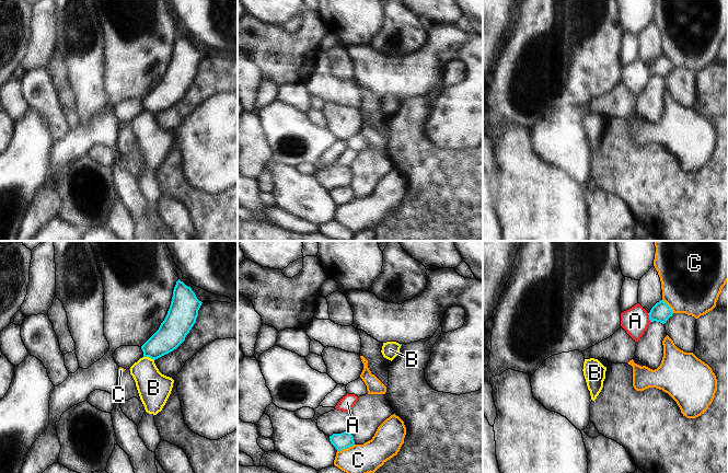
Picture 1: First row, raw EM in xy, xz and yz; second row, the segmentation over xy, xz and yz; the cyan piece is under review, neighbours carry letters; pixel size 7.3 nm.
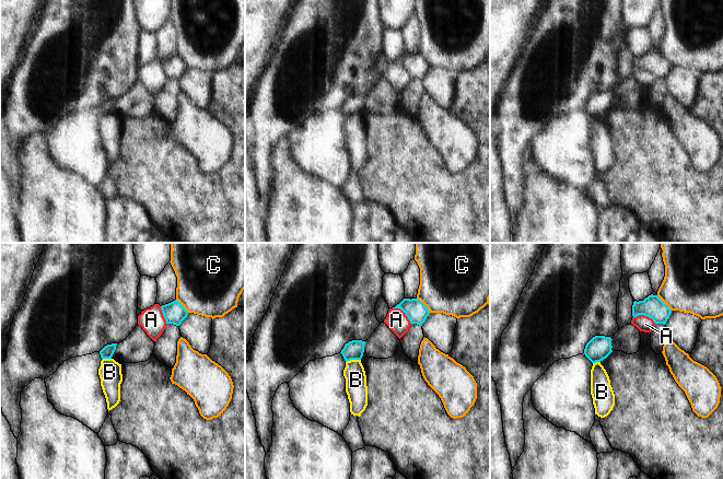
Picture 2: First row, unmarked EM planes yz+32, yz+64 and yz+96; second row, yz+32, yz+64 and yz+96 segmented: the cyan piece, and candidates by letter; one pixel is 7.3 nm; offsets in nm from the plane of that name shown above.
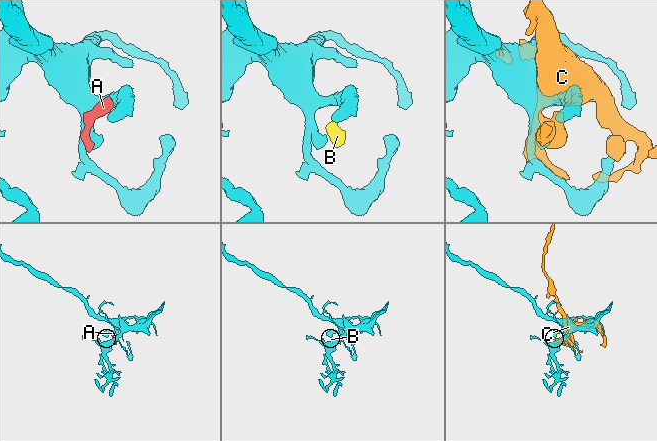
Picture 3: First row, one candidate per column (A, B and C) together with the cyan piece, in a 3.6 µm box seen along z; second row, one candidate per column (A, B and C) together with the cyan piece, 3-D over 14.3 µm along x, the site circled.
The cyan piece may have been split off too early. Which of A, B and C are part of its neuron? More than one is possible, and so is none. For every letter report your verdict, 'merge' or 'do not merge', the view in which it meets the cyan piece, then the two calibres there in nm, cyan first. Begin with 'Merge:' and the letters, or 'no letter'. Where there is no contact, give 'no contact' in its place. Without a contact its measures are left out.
Merge: no letter
A: do not merge; meets cyan in yz; 140 nm thick on the cyan side, 200 nm on the other
B: do not merge; meets cyan in xy; 200 nm thick on the cyan side, 240 nm on the other
C: do not merge; meets cyan in xz; 120 nm thick on the cyan side, 220 nm on the other

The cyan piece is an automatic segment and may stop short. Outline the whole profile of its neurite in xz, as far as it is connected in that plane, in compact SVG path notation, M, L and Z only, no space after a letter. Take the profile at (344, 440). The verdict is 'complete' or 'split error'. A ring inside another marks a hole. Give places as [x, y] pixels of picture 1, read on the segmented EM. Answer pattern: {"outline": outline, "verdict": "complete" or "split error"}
{"outline": "M349 431L333 434L332 436L330 436L330 441L337 451L347 449L355 445L354 437Z", "verdict": "complete"}

